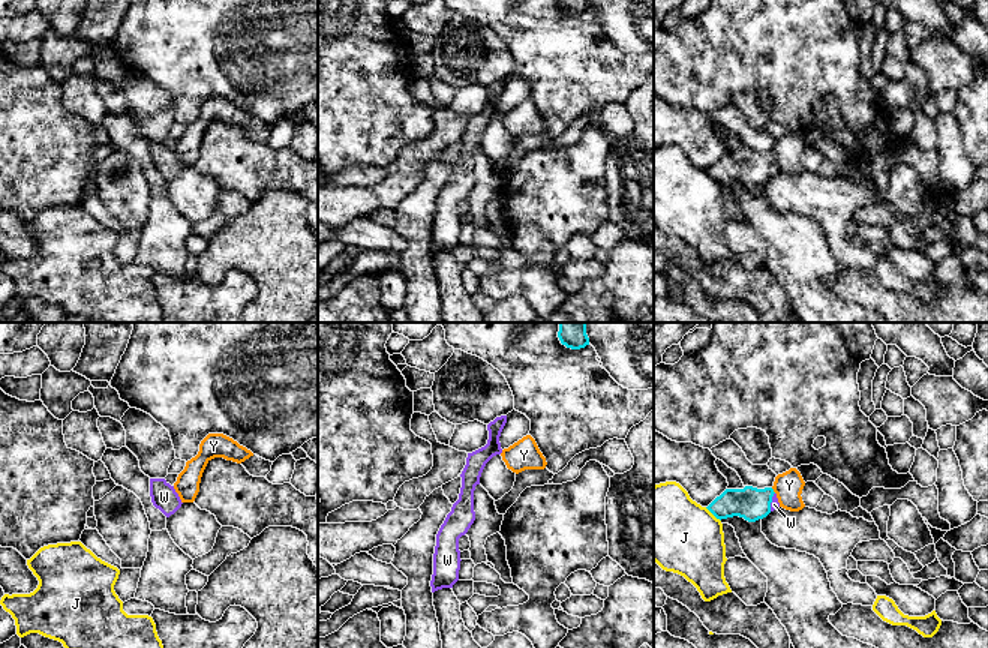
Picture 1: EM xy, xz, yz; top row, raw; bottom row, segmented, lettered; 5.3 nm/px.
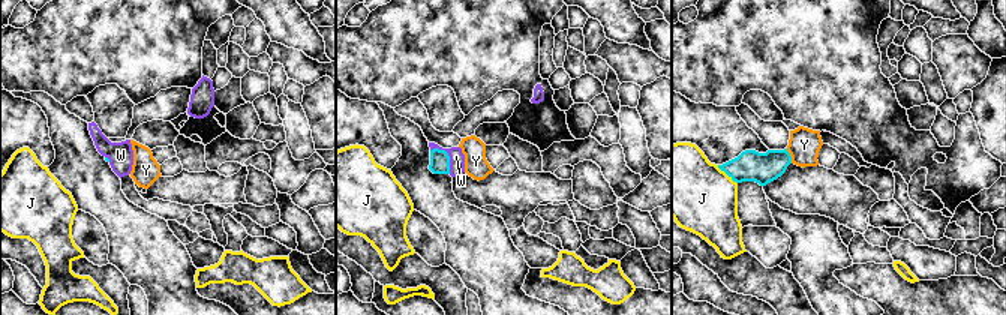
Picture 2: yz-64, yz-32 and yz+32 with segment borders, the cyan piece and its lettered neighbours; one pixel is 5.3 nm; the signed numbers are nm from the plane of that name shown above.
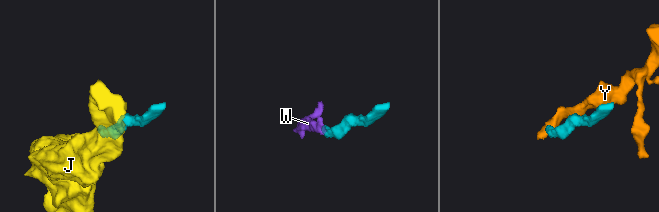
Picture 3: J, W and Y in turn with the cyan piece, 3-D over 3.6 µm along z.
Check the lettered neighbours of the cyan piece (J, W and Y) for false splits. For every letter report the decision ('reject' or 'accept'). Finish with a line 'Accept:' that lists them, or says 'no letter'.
J: reject
W: accept
Y: reject
Accept: W

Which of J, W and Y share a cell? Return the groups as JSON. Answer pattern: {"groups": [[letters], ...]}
{"groups": [["J"], ["W"], ["Y"]]}

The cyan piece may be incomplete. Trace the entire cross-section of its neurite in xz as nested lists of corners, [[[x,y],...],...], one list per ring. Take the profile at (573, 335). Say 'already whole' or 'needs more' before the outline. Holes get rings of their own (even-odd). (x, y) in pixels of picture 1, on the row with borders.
already whole | [[[559,322],[558,338],[561,344],[571,350],[580,350],[589,345],[586,324],[588,322]]]

